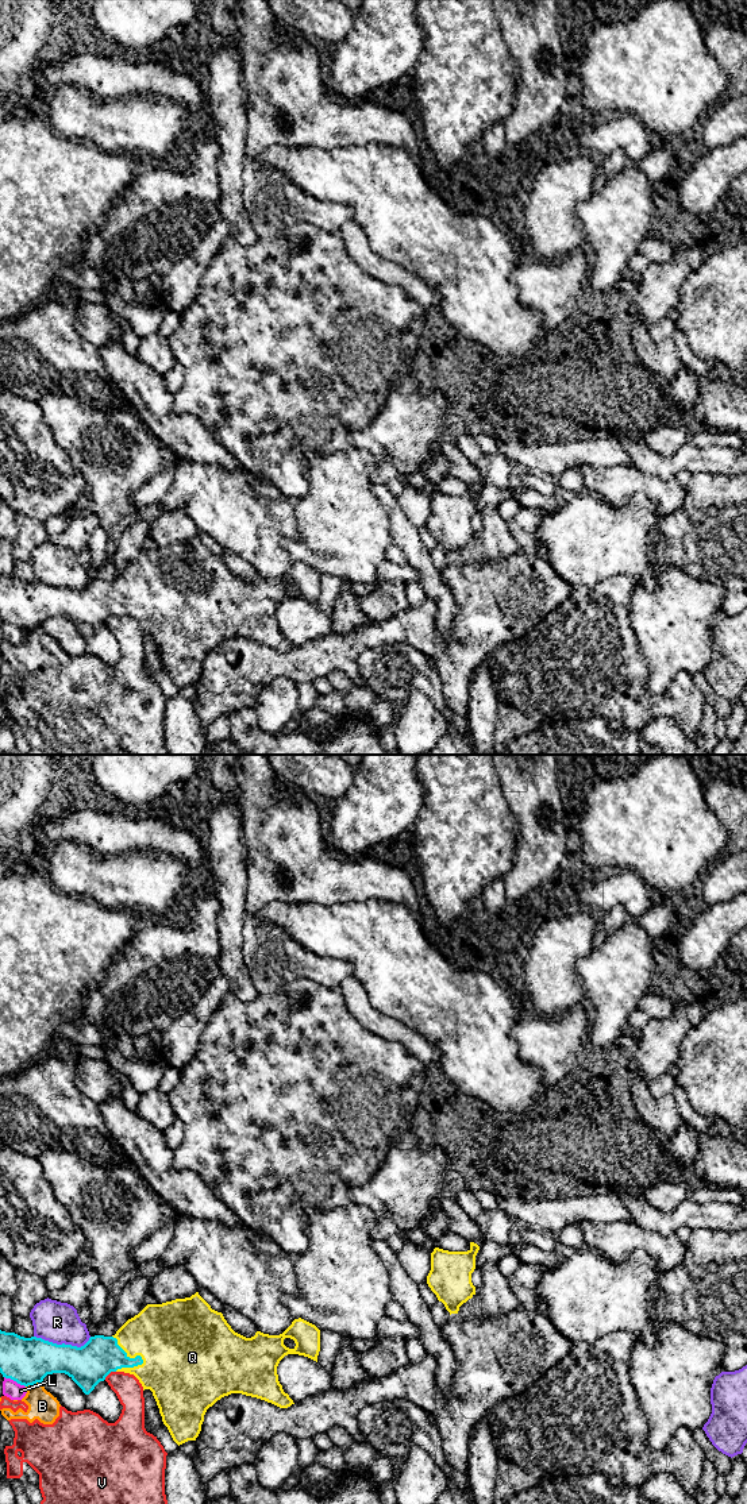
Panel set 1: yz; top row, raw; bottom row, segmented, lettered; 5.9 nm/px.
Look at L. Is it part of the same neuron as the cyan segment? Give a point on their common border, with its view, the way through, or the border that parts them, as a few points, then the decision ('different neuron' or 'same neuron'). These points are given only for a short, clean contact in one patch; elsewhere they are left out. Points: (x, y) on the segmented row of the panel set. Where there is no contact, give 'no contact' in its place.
meets cyan in yz at (15, 1380); different neuron

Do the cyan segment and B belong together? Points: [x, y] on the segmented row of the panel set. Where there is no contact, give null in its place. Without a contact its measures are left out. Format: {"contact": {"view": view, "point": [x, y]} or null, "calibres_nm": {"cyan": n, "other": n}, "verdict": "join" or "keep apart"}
{"contact": {"view": "yz", "point": [33, 1384]}, "calibres_nm": {"cyan": 280, "other": 170}, "verdict": "keep apart"}

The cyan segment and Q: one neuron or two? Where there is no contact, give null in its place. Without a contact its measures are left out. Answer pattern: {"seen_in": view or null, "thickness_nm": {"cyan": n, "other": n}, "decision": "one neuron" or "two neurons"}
{"seen_in": "yz", "thickness_nm": {"cyan": 240, "other": 360}, "decision": "one neuron"}

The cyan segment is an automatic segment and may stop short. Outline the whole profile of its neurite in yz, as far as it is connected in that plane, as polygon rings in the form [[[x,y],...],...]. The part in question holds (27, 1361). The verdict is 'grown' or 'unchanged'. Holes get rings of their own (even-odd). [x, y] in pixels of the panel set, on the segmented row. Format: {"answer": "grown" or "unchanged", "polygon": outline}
{"answer": "grown", "polygon": [[[196,1292],[190,1297],[176,1299],[162,1304],[147,1304],[138,1315],[128,1319],[112,1337],[95,1335],[81,1346],[57,1345],[42,1338],[24,1338],[15,1333],[0,1330],[0,1373],[20,1385],[28,1387],[42,1382],[47,1374],[68,1374],[85,1395],[104,1381],[111,1372],[134,1374],[145,1389],[150,1389],[159,1408],[163,1424],[173,1441],[180,1446],[188,1441],[196,1441],[201,1431],[204,1415],[217,1400],[231,1393],[242,1393],[272,1403],[280,1408],[288,1408],[293,1403],[284,1392],[278,1381],[277,1366],[288,1354],[299,1354],[317,1362],[320,1351],[320,1330],[299,1318],[280,1335],[269,1335],[257,1331],[246,1338],[235,1333],[222,1312],[211,1306]]]}

